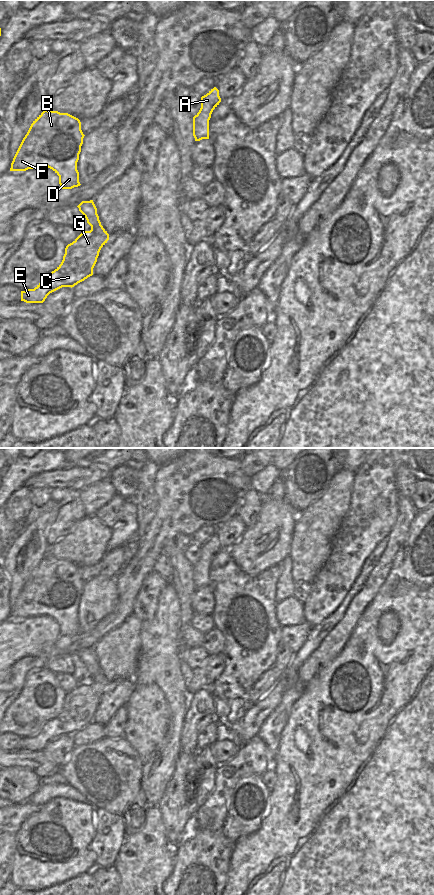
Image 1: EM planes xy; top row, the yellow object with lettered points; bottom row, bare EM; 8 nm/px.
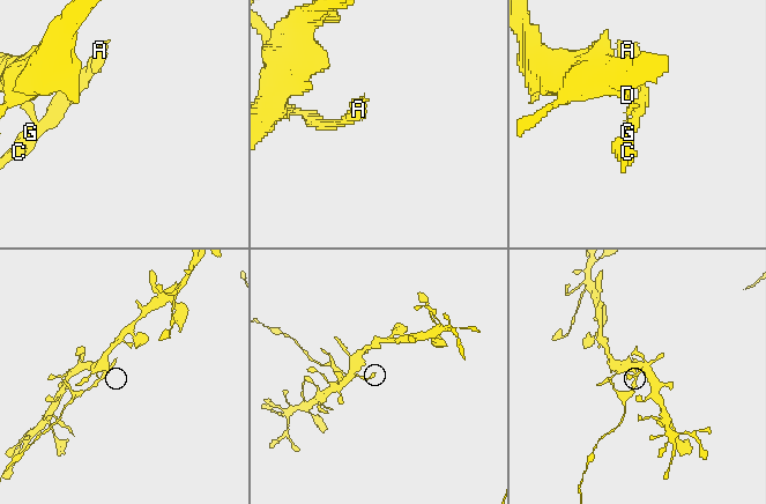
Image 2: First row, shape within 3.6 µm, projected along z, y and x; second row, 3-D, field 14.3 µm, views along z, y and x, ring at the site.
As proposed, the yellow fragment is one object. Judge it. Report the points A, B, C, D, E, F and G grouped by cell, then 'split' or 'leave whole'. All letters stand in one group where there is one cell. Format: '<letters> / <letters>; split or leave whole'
A C E G / B D F; split

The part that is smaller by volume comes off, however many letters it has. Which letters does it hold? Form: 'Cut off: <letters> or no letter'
Cut off: A, C, E, G

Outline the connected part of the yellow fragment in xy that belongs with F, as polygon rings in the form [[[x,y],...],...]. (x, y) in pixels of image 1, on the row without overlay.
[[[44,557],[23,586],[10,619],[48,615],[59,624],[61,637],[78,635],[77,610],[84,584],[78,566]]]

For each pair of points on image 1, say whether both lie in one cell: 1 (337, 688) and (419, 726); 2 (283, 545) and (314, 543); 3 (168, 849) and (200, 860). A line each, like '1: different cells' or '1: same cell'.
1: same cell
2: different cells
3: different cells

